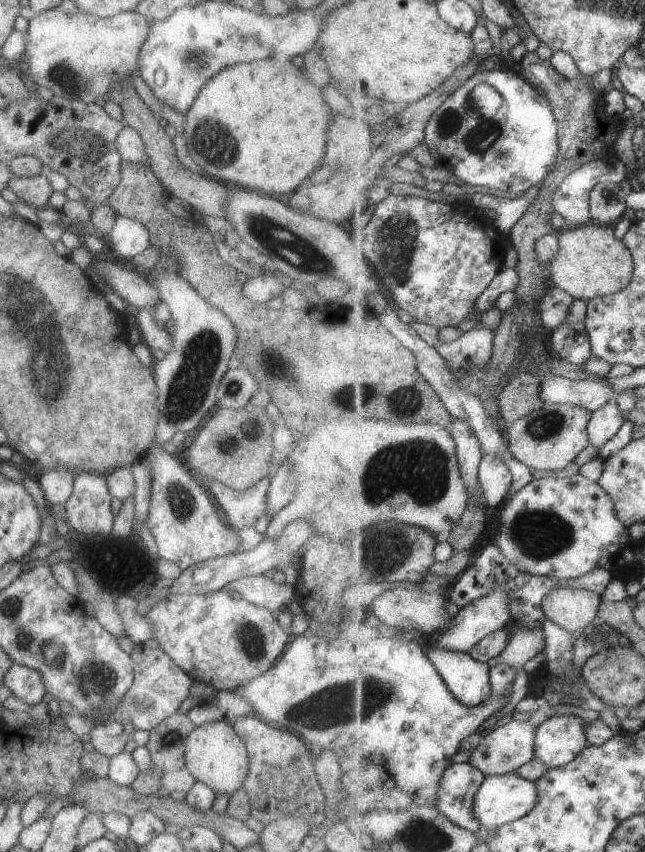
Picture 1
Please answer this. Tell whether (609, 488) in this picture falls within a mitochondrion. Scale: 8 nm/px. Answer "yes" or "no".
no

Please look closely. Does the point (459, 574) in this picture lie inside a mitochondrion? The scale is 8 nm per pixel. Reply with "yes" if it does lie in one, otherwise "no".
no

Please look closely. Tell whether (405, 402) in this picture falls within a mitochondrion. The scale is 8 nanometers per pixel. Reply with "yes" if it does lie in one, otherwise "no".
yes

